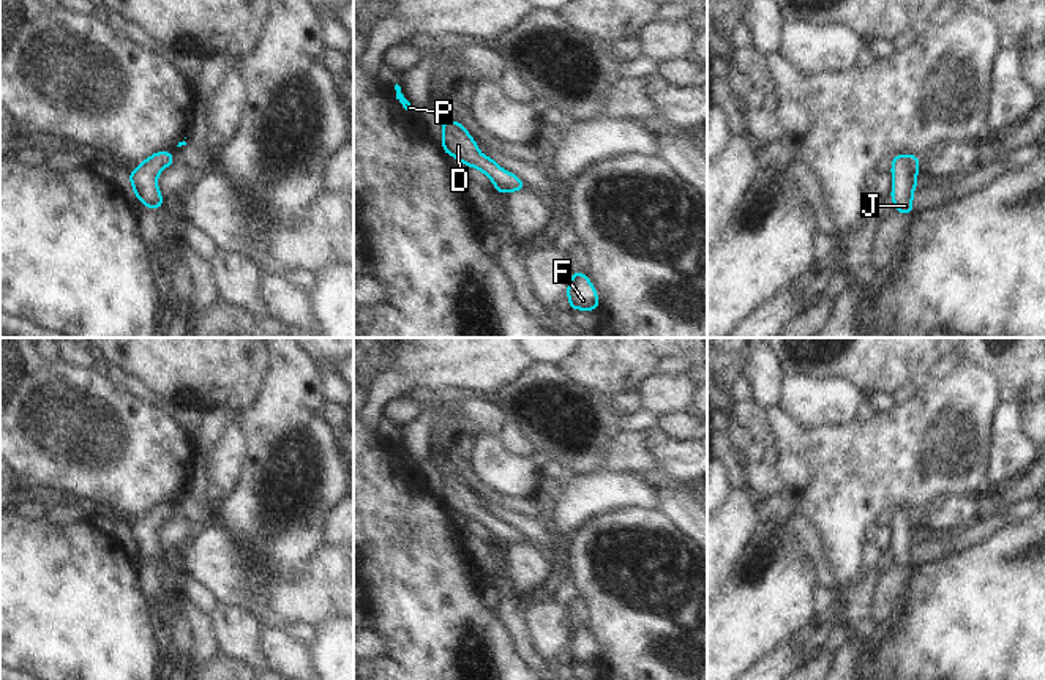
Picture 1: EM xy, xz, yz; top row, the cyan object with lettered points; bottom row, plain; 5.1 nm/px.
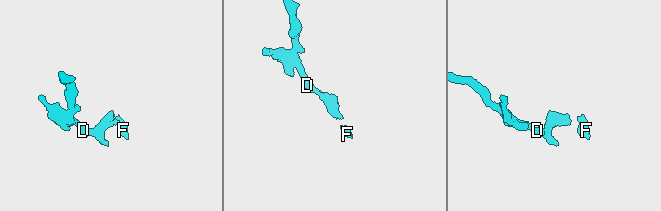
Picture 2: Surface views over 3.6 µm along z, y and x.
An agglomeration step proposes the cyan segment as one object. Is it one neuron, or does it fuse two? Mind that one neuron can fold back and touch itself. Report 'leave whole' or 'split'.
leave whole

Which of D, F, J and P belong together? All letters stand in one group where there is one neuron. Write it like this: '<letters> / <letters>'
D F J P

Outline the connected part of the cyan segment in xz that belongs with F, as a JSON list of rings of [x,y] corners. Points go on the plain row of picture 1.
[[[573,626],[567,650],[570,652],[570,663],[598,663],[598,648],[584,626]]]

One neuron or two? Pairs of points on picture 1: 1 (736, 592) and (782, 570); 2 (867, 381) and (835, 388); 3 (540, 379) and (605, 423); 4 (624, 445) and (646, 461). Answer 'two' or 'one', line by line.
1: one
2: two
3: one
4: one

